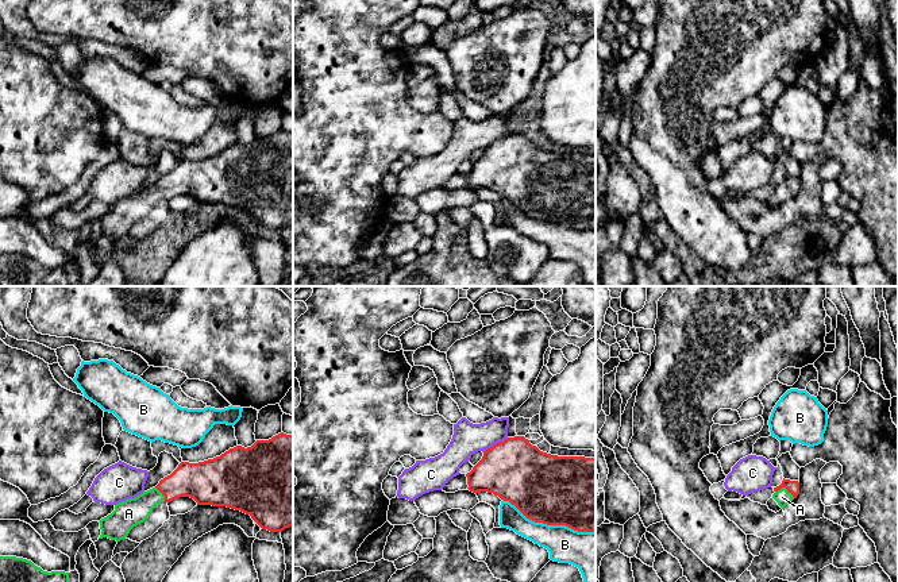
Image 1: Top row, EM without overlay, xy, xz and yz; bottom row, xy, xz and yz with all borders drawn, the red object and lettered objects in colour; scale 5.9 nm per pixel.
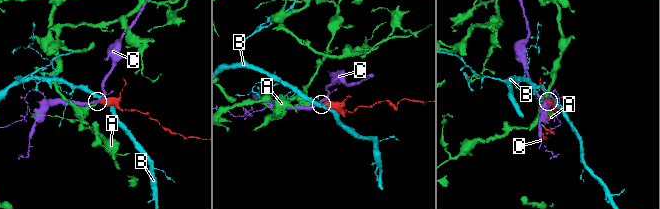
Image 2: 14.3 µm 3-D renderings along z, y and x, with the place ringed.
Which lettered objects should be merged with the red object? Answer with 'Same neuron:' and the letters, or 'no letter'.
Same neuron: A

